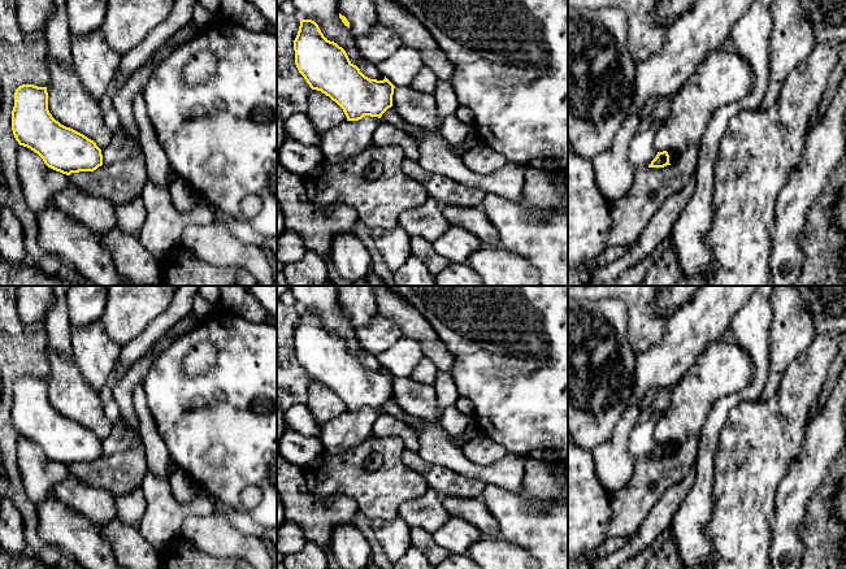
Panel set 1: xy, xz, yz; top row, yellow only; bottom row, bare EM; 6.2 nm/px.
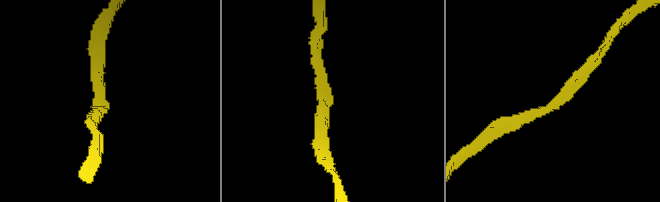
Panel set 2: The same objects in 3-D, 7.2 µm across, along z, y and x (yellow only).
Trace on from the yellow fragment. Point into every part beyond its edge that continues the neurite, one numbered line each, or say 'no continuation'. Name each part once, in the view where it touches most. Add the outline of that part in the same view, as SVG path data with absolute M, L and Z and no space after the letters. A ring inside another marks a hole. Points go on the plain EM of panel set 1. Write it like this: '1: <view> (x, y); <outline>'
no continuation

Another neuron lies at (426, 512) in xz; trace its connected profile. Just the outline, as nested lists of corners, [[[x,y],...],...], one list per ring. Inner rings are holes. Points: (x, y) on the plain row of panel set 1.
[[[429,488],[424,496],[403,503],[398,509],[398,517],[411,529],[421,527],[434,534],[451,516],[442,504],[441,494]]]

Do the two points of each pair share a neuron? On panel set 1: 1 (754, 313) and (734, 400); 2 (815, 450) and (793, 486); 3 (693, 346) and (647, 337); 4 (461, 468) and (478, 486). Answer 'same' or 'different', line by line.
1: same
2: same
3: different
4: different

